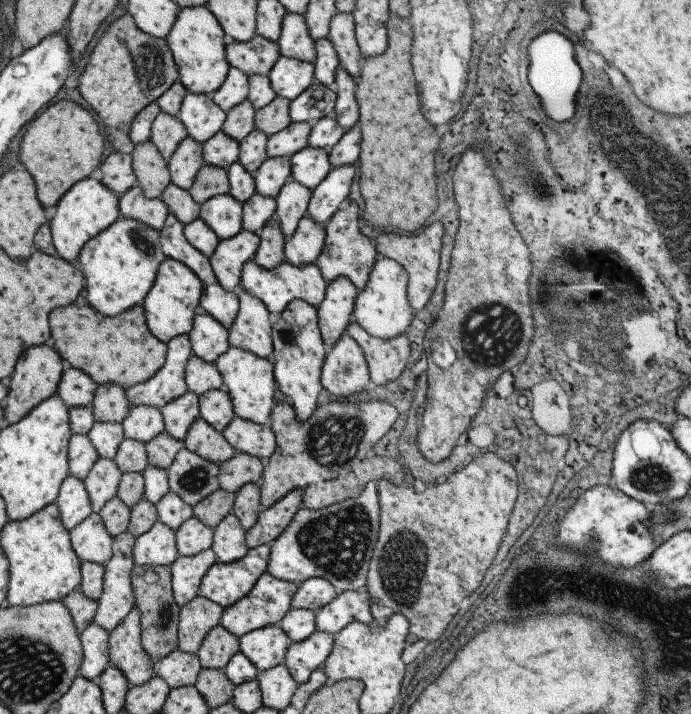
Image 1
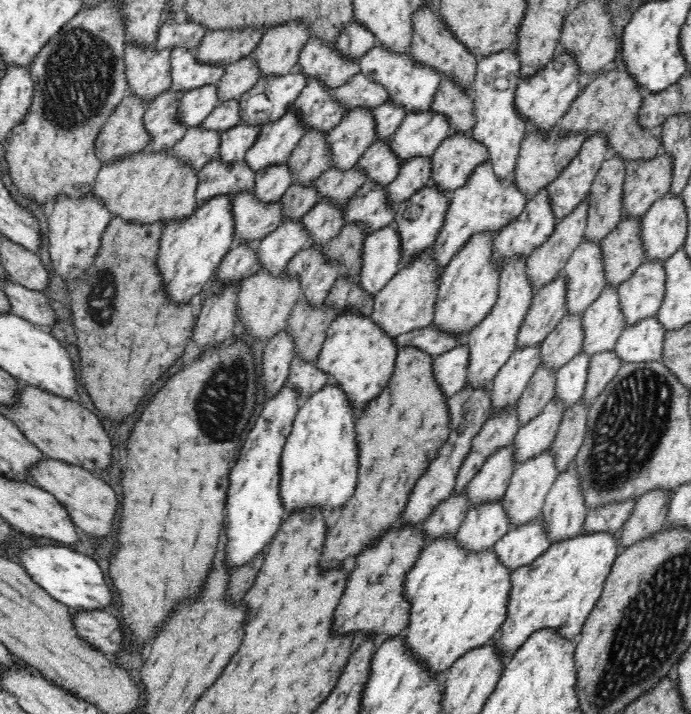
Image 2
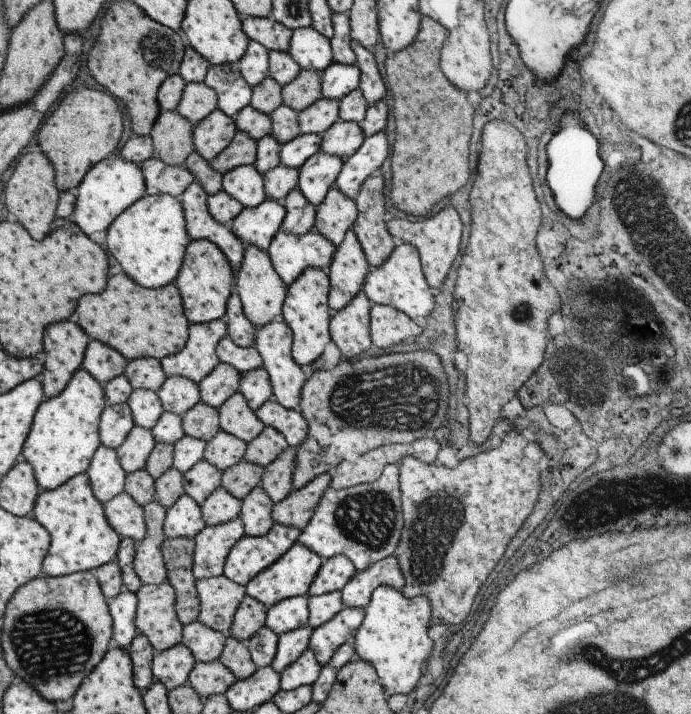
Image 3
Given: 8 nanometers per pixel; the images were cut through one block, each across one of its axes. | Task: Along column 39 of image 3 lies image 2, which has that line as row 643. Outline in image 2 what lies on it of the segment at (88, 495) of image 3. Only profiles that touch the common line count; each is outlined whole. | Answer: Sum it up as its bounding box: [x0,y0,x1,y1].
[492,534,619,665]

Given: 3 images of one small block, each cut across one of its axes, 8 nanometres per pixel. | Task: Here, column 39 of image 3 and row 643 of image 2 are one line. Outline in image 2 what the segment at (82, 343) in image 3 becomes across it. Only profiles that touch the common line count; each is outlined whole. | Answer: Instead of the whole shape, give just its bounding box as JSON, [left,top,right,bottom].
[331,526,424,646]

